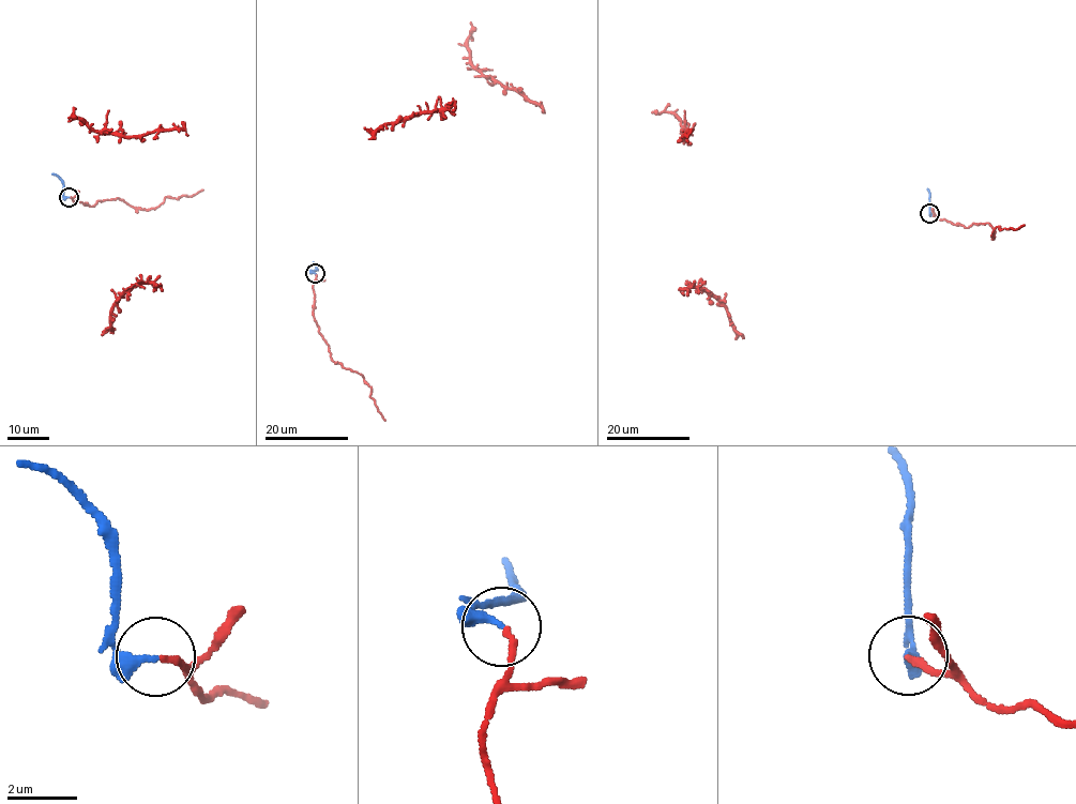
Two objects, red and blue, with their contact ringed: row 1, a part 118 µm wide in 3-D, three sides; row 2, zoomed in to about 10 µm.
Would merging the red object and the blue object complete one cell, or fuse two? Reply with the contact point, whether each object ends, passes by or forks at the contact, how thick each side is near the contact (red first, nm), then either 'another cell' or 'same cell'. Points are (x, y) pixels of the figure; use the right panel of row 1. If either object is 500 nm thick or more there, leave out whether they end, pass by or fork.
place (929, 213); red ends; blue passes by; calibres 180 and 200 nm; same cell

